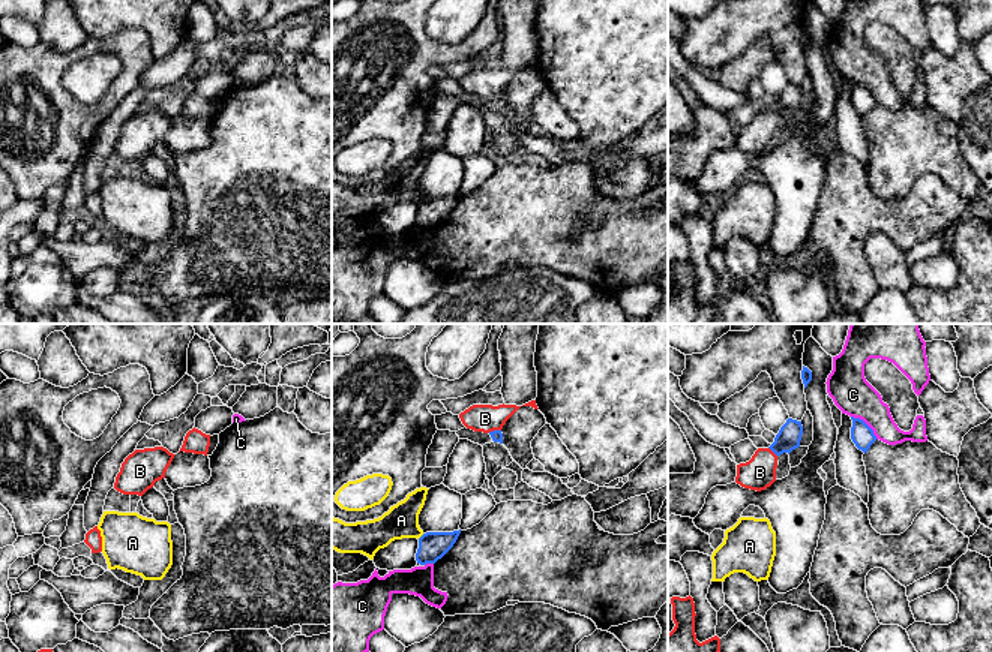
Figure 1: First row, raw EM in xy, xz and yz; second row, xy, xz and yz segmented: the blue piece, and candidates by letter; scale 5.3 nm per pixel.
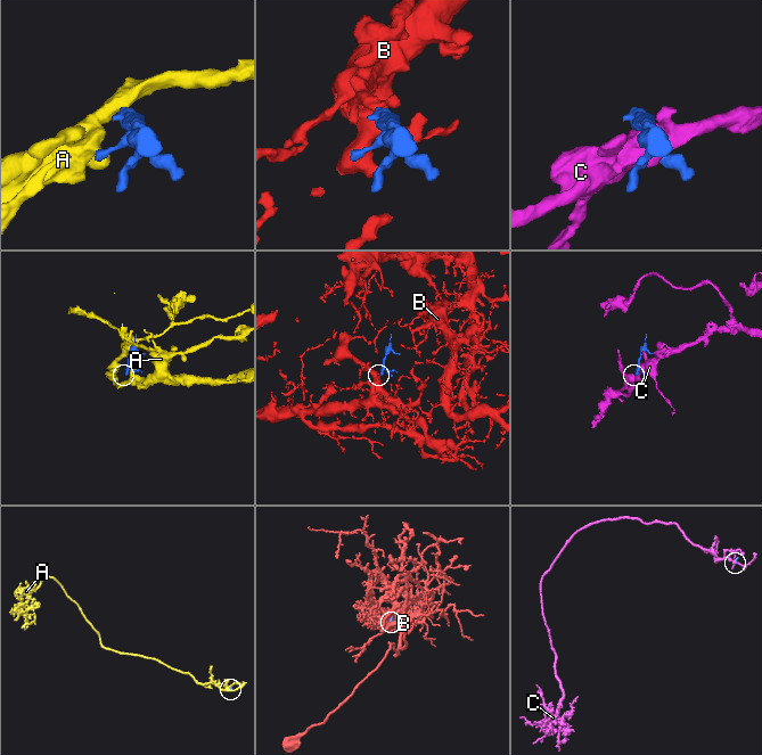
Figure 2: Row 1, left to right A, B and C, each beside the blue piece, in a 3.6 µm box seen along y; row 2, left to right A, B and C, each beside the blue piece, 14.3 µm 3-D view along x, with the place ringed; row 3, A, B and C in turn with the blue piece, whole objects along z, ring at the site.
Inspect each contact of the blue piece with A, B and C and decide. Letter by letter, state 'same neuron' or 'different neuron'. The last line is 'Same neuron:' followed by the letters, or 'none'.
A: different neuron
B: same neuron
C: different neuron
Same neuron: B

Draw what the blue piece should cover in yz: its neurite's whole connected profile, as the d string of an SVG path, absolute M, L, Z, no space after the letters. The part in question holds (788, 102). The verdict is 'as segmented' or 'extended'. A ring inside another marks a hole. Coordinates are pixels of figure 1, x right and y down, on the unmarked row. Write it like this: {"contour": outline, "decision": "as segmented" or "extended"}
{"contour": "M788 82L768 112L758 112L752 123L737 129L735 147L750 154L765 154L776 145L777 121L800 111L801 85Z", "decision": "extended"}

